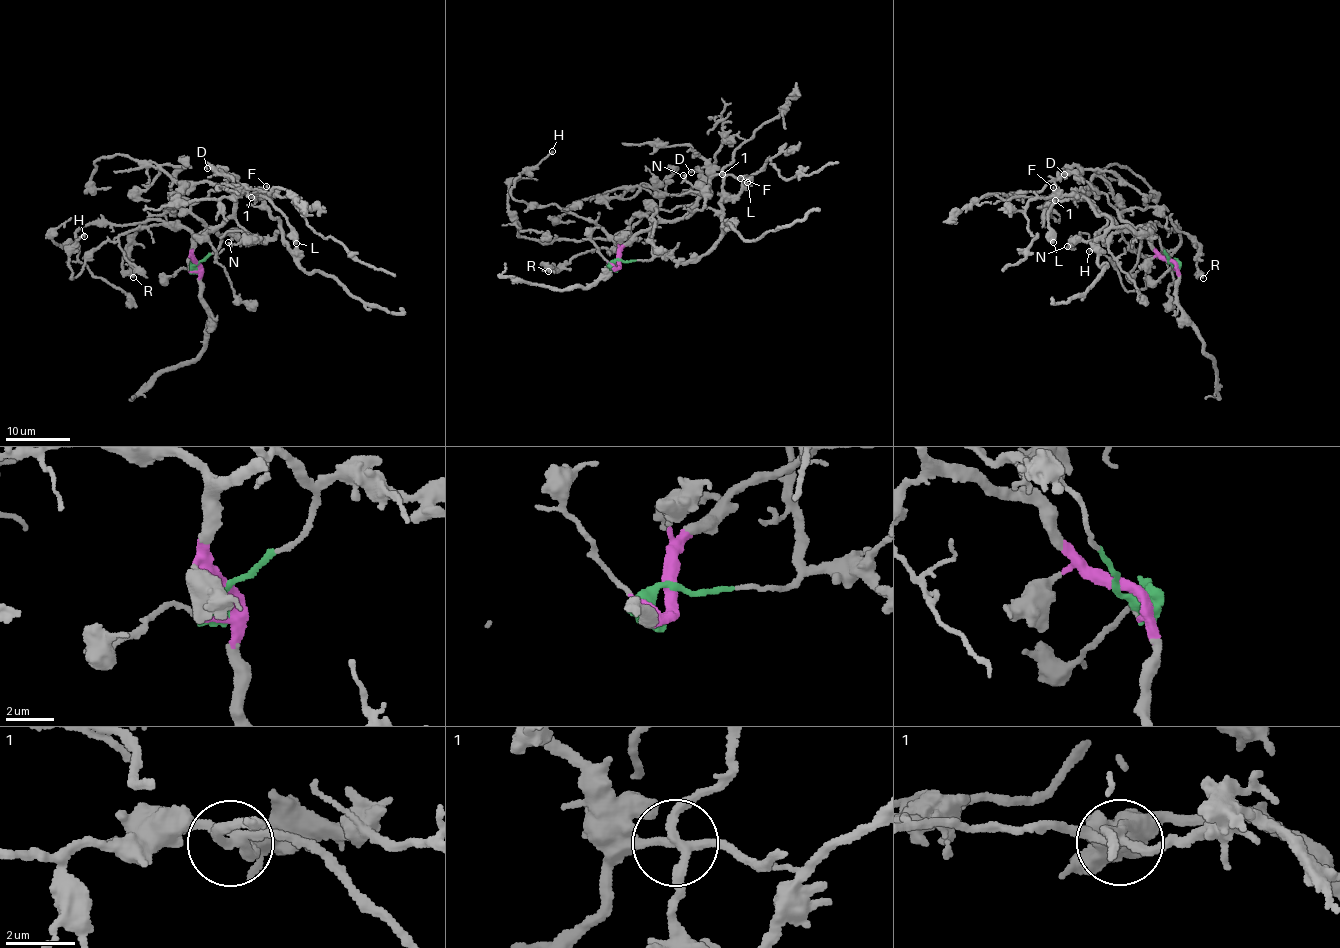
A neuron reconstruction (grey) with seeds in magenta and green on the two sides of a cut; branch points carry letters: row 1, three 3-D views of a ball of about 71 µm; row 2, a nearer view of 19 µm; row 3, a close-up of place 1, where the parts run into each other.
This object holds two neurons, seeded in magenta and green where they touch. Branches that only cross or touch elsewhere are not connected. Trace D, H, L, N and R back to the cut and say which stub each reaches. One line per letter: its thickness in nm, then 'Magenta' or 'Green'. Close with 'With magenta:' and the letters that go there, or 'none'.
D: Thickness 120 nm. Green
H: Thickness 150 nm. Magenta
L: Thickness 600 nm. Magenta
N: Thickness 130 nm. Magenta
R: Thickness 280 nm. Green
With magenta: H, L, N

